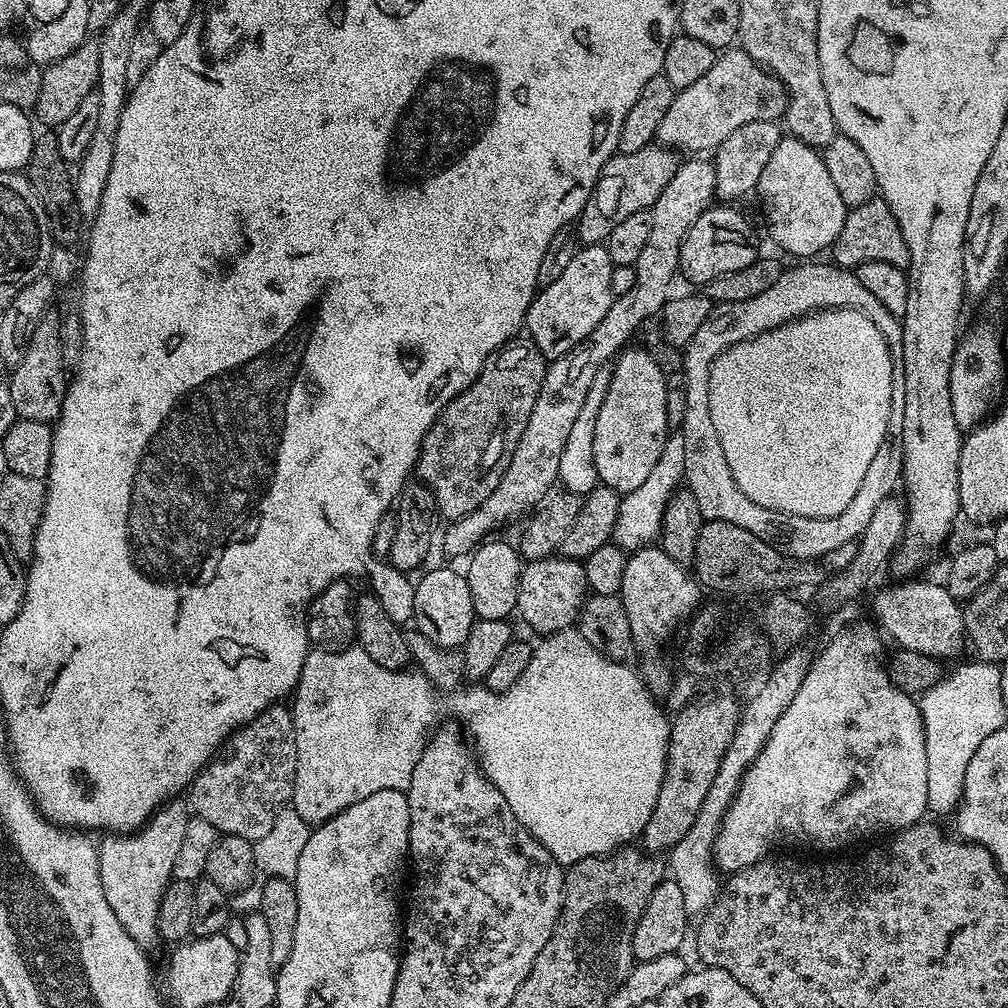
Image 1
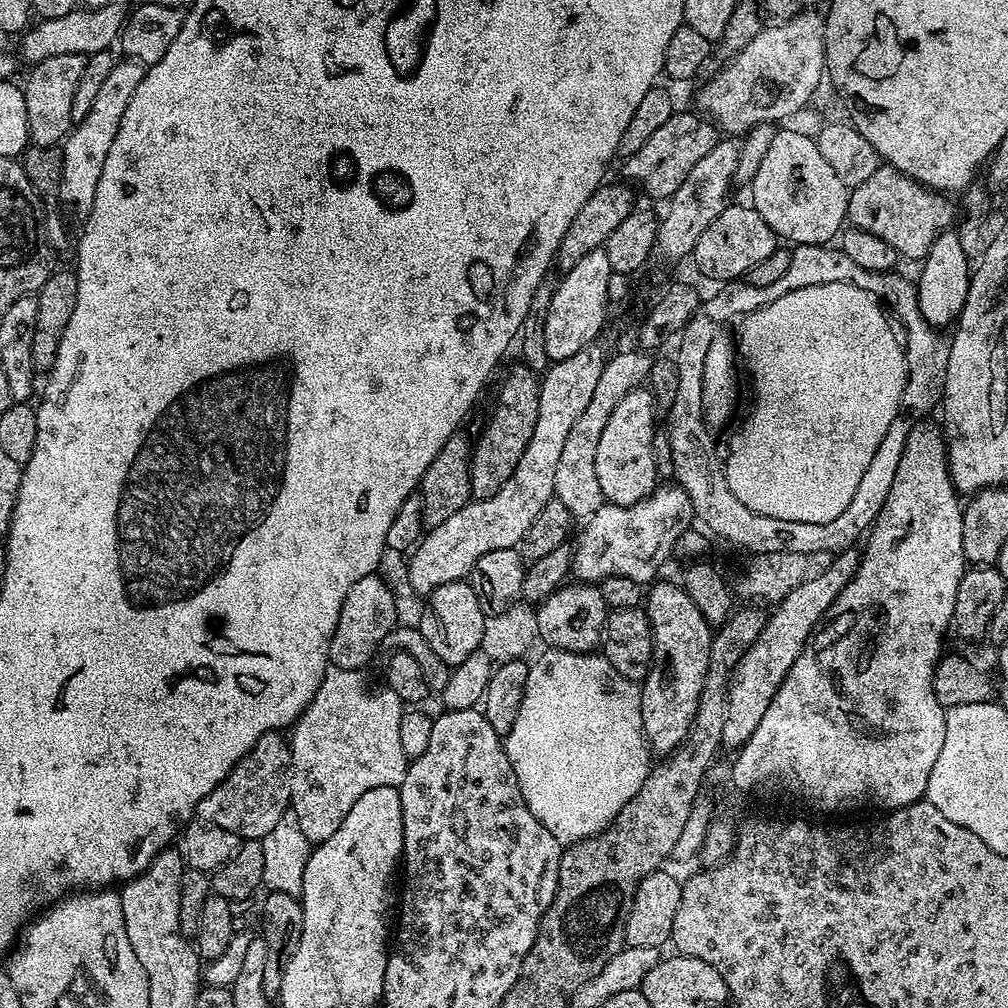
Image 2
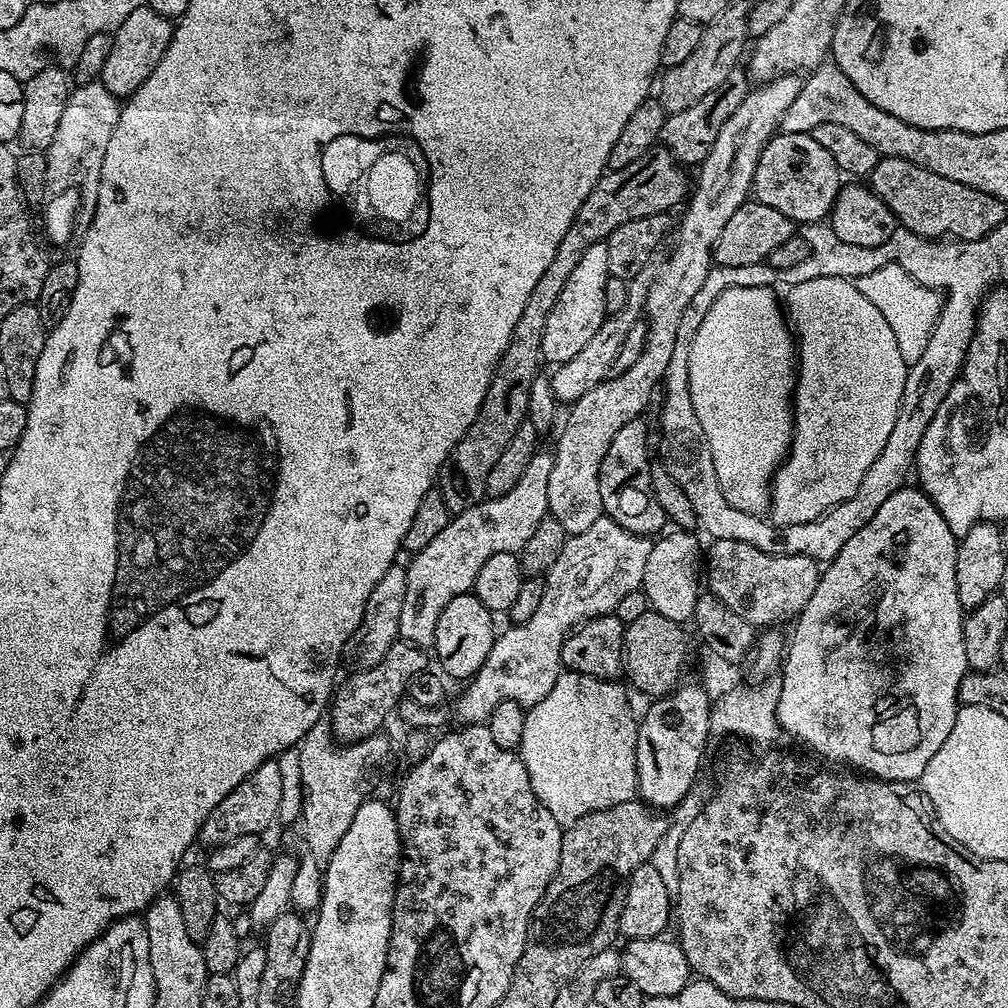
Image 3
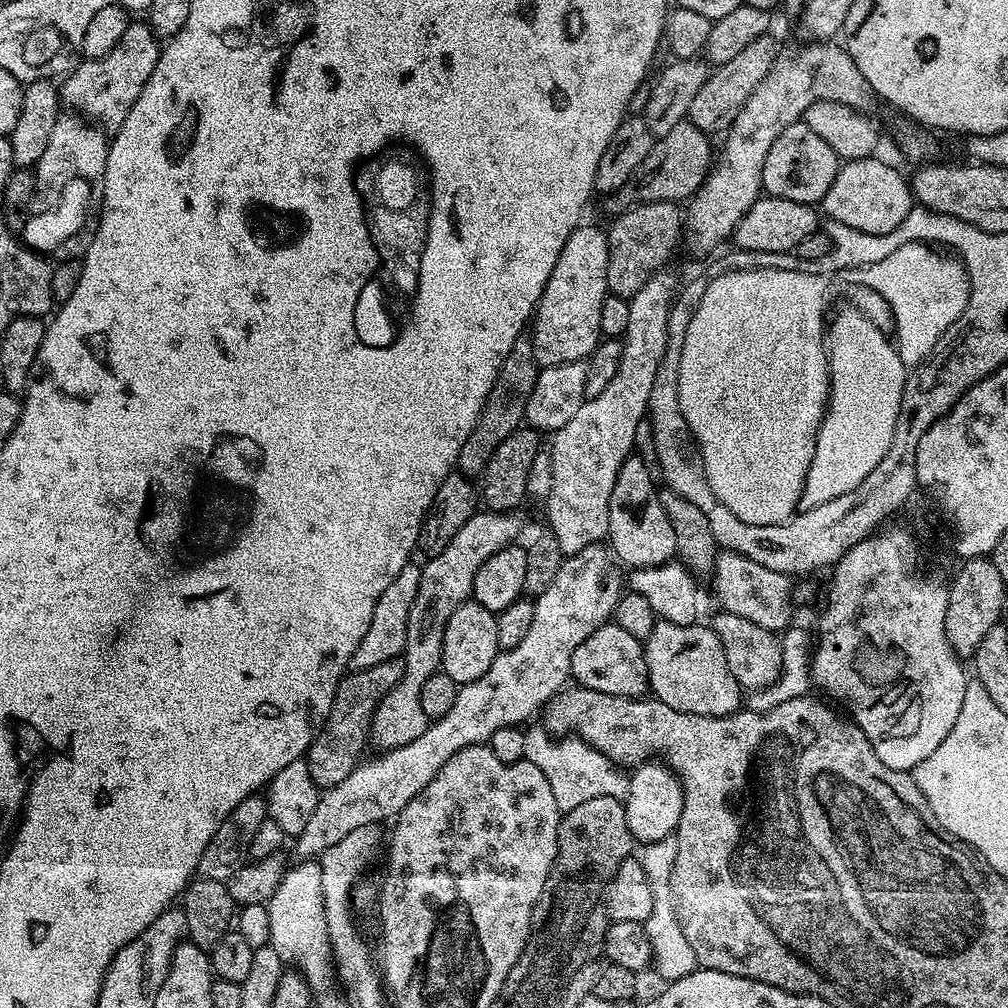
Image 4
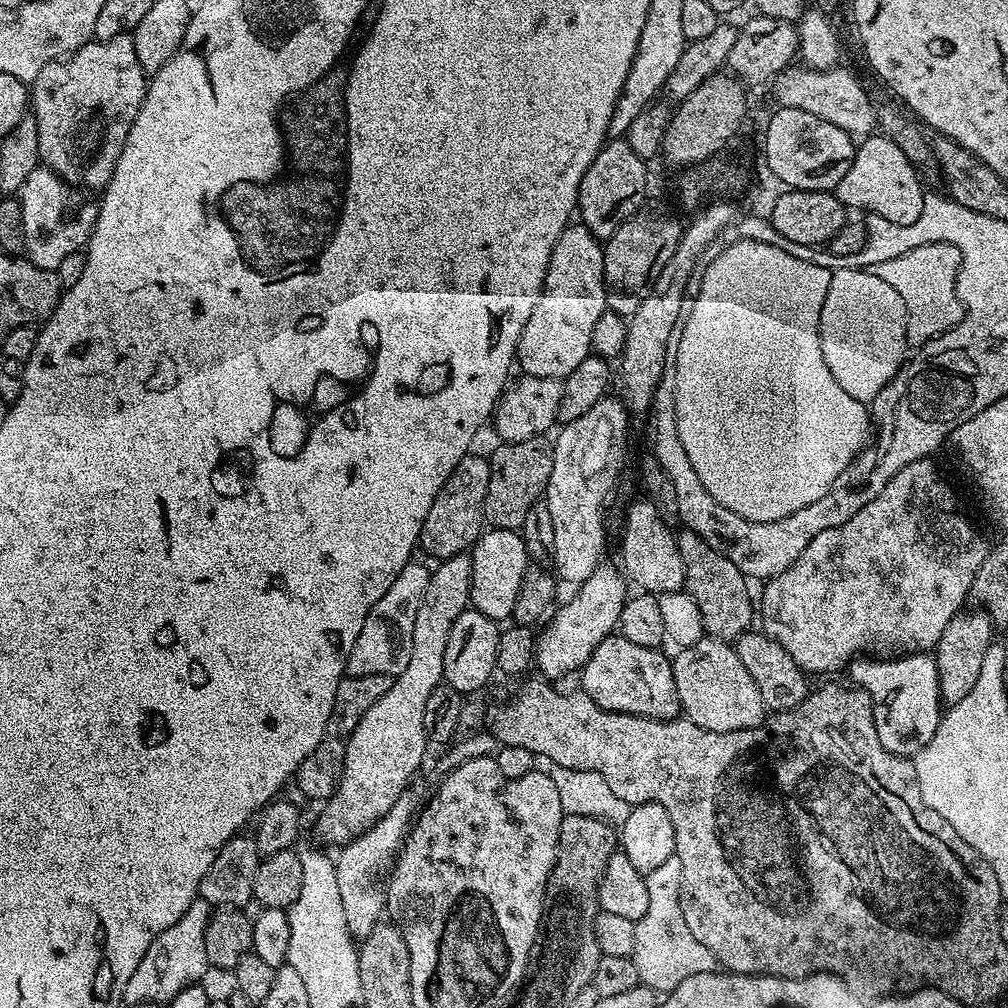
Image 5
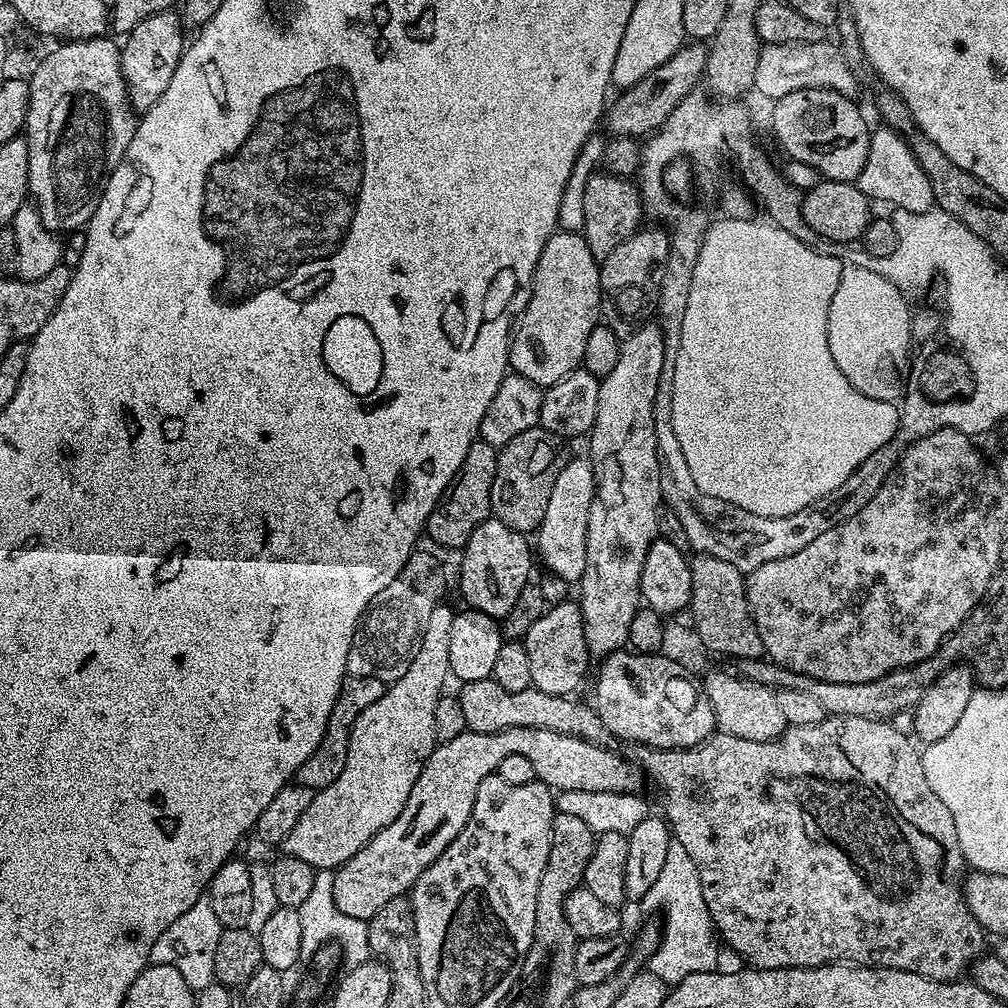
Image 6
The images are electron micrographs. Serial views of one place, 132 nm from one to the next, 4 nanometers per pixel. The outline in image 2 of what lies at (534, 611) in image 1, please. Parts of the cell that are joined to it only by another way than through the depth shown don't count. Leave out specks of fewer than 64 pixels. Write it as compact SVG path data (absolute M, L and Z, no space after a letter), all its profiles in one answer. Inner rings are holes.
M568 582L535 609L538 634L548 648L567 652L596 652L604 638L610 609L593 583Z

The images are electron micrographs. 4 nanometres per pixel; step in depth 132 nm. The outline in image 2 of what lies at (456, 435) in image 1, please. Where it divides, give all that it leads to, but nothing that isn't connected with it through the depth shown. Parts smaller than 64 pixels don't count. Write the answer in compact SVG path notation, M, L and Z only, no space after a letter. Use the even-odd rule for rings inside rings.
M522 362L504 376L500 389L496 392L496 401L488 412L488 421L480 432L480 437L472 444L472 465L470 466L470 482L472 483L472 500L485 500L502 486L514 474L514 466L518 466L518 458L530 446L530 437L534 435L534 422L538 422L538 394L540 380L537 373L532 372Z

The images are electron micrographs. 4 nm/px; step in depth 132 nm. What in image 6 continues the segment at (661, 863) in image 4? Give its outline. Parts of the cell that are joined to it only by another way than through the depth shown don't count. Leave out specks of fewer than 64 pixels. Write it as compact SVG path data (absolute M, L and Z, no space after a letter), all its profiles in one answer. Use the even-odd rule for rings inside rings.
M676 837L672 838L666 850L665 865L657 881L640 901L640 906L648 912L658 909L662 904L665 918L662 919L661 940L654 955L648 959L648 970L669 986L679 984L690 974L717 971L719 943L702 895L701 878L686 846L678 842Z

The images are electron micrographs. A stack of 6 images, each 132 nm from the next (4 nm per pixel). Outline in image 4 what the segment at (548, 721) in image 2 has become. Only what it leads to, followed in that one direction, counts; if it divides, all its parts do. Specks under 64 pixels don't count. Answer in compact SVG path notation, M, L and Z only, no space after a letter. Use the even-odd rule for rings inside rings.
M543 726L528 728L526 738L526 754L524 759L530 761L542 774L546 774L546 782L550 782L550 790L554 790L554 802L558 802L561 813L566 813L574 806L587 802L590 798L614 796L623 798L628 794L628 776L611 760L607 760L596 748L592 748L585 740L574 735L553 738L549 729Z

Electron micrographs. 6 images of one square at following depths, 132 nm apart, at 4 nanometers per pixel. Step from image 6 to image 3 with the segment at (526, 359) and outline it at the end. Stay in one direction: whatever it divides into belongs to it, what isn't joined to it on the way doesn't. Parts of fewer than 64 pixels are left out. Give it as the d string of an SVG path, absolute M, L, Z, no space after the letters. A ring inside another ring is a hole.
M601 242L590 246L582 254L578 266L570 278L566 278L566 286L562 286L562 294L558 302L554 302L554 310L550 310L550 318L546 318L546 334L542 338L541 357L555 366L562 362L570 362L590 337L602 326L606 315L604 303L606 302L606 282L608 281L608 263L606 262L606 243Z

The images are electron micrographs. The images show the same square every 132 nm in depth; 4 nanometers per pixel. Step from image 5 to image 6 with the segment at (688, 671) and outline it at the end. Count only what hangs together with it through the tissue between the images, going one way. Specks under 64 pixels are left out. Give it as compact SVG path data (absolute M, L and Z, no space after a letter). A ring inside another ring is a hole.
M731 671L728 672L712 672L705 680L702 680L702 691L714 710L717 729L725 736L746 738L750 742L777 740L789 725L778 707L776 692L769 690L769 688L762 686L758 682L750 682L733 674Z

